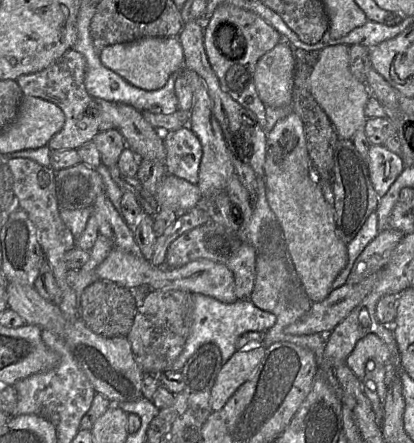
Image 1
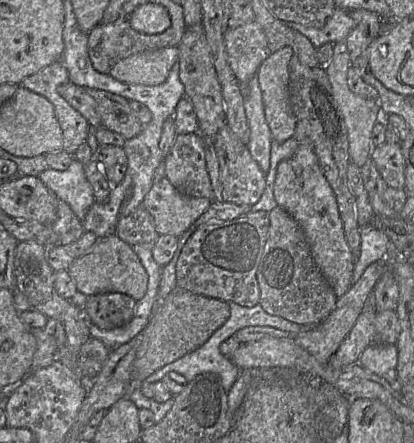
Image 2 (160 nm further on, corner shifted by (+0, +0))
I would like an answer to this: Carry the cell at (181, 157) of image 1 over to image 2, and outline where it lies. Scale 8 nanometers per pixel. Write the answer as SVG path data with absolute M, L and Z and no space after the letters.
M198 132L177 134L164 161L164 175L187 196L215 200L203 136Z

